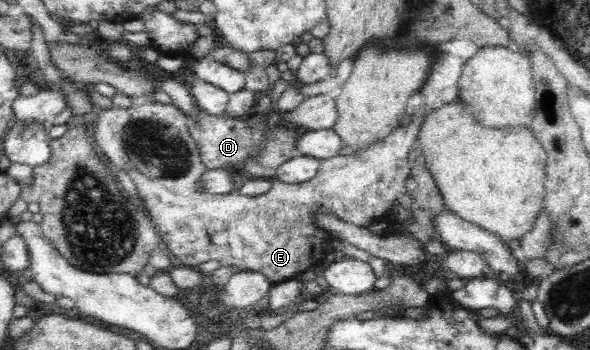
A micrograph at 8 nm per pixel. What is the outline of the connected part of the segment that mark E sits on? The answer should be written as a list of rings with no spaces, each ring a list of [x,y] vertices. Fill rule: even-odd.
[[[439,52],[435,56],[435,62],[431,66],[431,74],[427,76],[426,82],[422,85],[423,96],[425,96],[425,102],[423,104],[422,110],[417,112],[415,116],[412,116],[412,120],[407,124],[397,127],[393,132],[390,132],[386,137],[383,137],[381,140],[374,142],[371,146],[357,151],[355,154],[349,155],[337,155],[330,159],[325,159],[325,161],[320,165],[319,170],[317,171],[317,176],[312,180],[307,182],[302,182],[301,184],[285,184],[284,182],[277,181],[274,179],[274,184],[272,188],[268,190],[266,194],[249,197],[239,194],[237,192],[233,193],[230,196],[225,194],[208,194],[202,190],[202,179],[207,171],[207,165],[203,164],[201,161],[201,151],[197,147],[197,141],[189,135],[189,123],[191,118],[185,116],[181,110],[179,110],[175,105],[164,104],[160,102],[147,102],[143,105],[137,107],[129,108],[105,108],[101,109],[99,107],[98,116],[100,119],[96,120],[96,124],[100,128],[93,132],[93,140],[95,142],[95,148],[100,152],[101,156],[109,163],[115,166],[114,170],[124,170],[133,180],[137,191],[139,191],[139,197],[144,201],[144,210],[150,217],[151,223],[157,228],[157,233],[160,235],[161,241],[164,242],[171,253],[180,261],[184,266],[191,268],[198,268],[199,265],[216,260],[221,263],[221,268],[229,268],[233,266],[237,270],[251,270],[263,273],[269,280],[272,282],[280,282],[287,279],[299,278],[302,274],[307,275],[310,273],[311,269],[316,264],[321,264],[321,260],[327,256],[327,254],[336,254],[341,256],[343,252],[343,246],[345,246],[345,241],[337,239],[331,232],[321,229],[321,227],[315,225],[315,214],[335,214],[340,220],[347,222],[348,224],[355,224],[356,226],[369,227],[370,224],[375,224],[376,222],[381,221],[381,217],[385,214],[389,214],[390,210],[393,209],[393,206],[398,204],[398,199],[403,197],[406,194],[405,181],[410,178],[410,170],[412,164],[409,163],[407,159],[407,154],[412,147],[415,147],[417,141],[417,134],[421,130],[421,124],[423,124],[423,118],[427,114],[431,114],[433,110],[445,106],[445,104],[451,104],[458,100],[458,82],[462,73],[462,66],[469,60],[469,58],[463,58],[459,56],[453,56],[451,53],[441,53]]]

